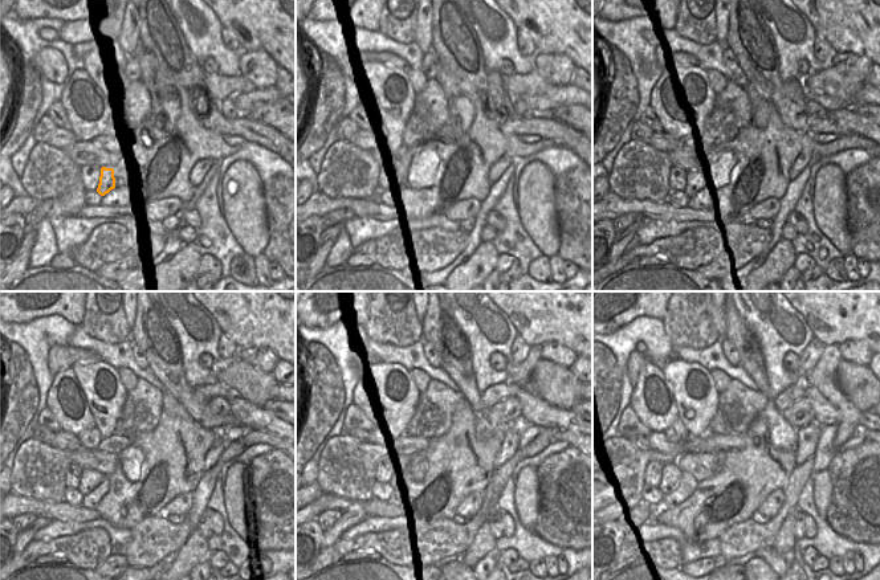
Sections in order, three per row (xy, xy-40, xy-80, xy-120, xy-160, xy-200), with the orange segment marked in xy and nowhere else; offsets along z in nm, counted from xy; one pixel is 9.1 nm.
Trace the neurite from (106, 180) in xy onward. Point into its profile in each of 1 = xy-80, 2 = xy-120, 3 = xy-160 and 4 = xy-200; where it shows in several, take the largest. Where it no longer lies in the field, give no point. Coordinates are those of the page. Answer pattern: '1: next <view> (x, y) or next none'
1: next xy-80 (695, 180)
2: next xy-120 (100, 482)
3: next xy-160 (396, 481)
4: next xy-200 (689, 478)

